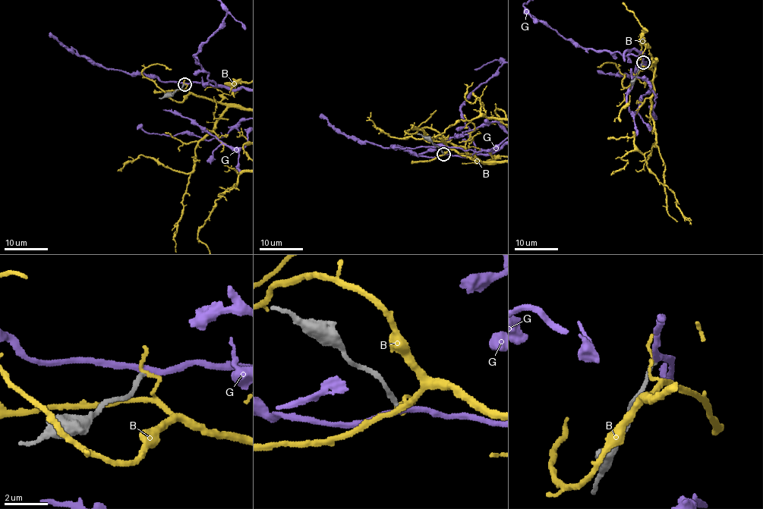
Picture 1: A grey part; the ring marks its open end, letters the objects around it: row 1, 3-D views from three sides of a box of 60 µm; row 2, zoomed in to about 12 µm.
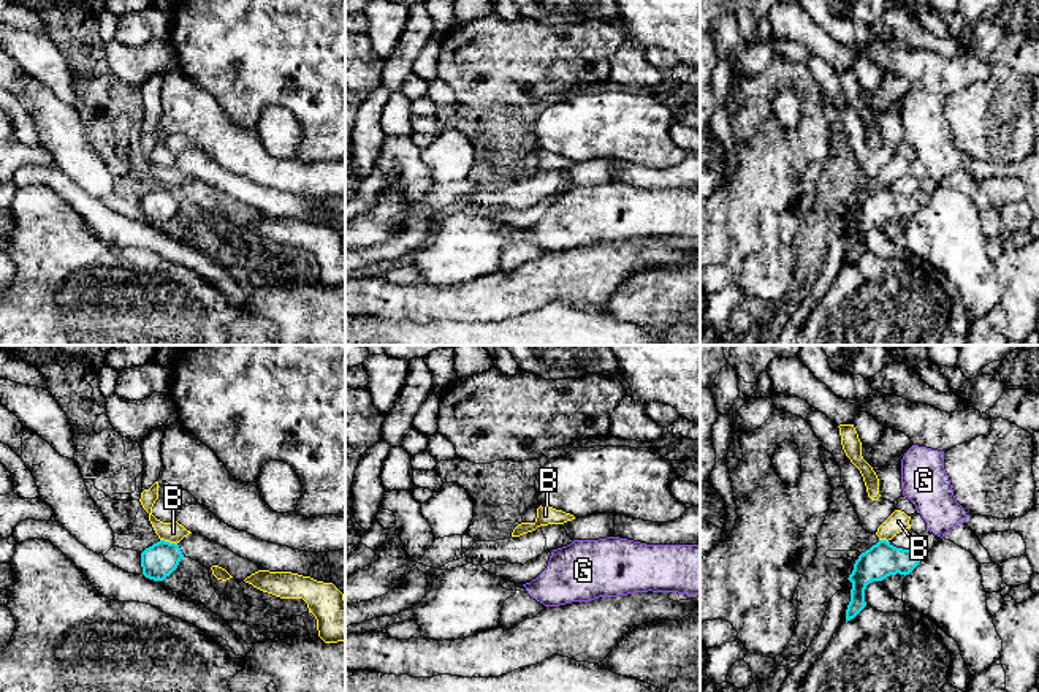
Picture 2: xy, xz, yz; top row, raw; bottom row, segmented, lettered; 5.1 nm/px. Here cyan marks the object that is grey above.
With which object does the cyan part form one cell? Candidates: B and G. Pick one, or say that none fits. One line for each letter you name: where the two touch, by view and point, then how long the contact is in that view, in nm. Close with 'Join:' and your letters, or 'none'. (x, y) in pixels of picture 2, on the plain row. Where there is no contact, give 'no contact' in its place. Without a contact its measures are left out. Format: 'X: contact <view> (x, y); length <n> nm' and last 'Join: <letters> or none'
G: no contact
Join: G

